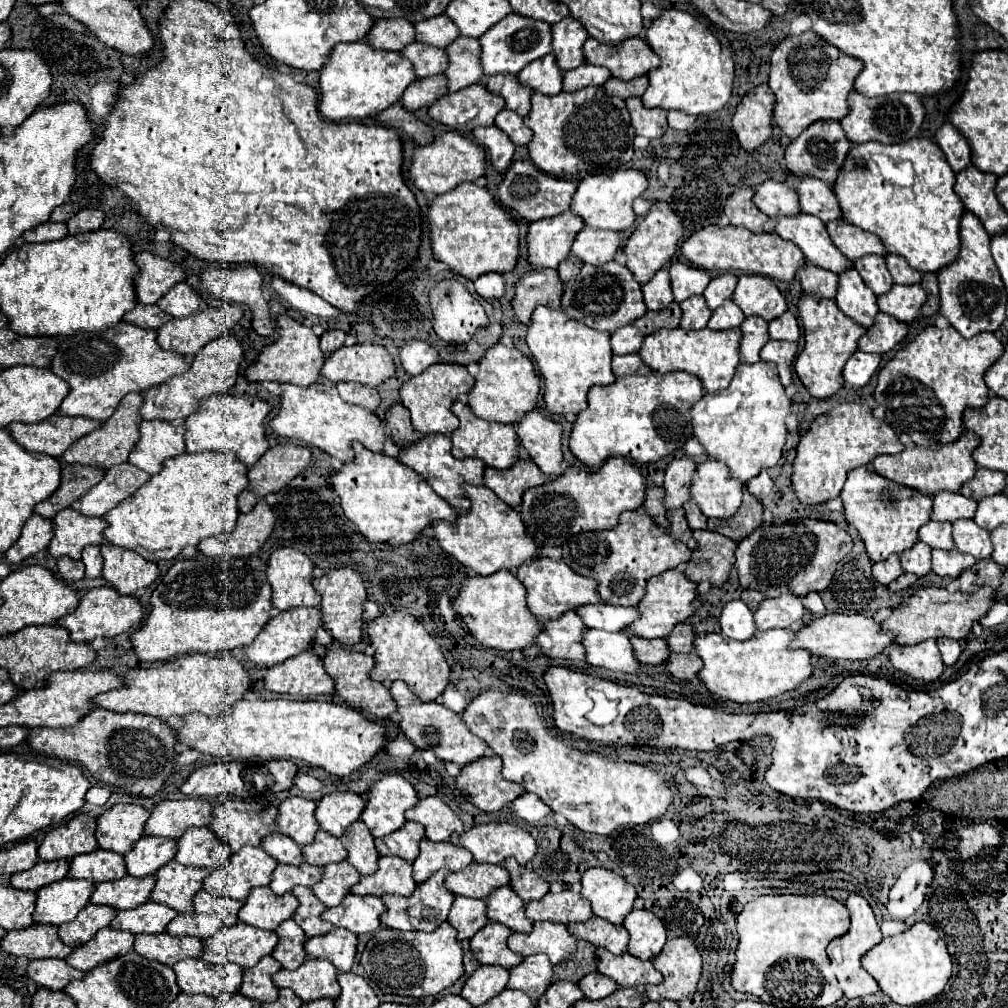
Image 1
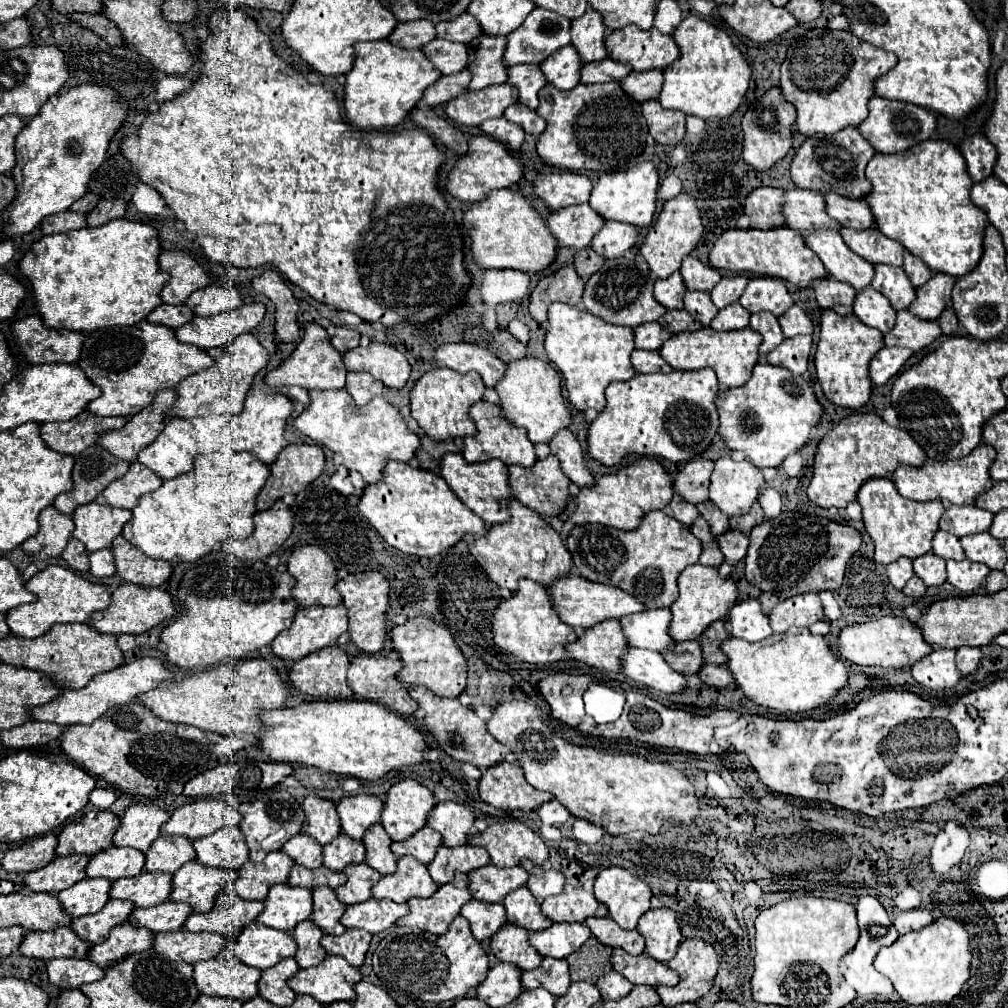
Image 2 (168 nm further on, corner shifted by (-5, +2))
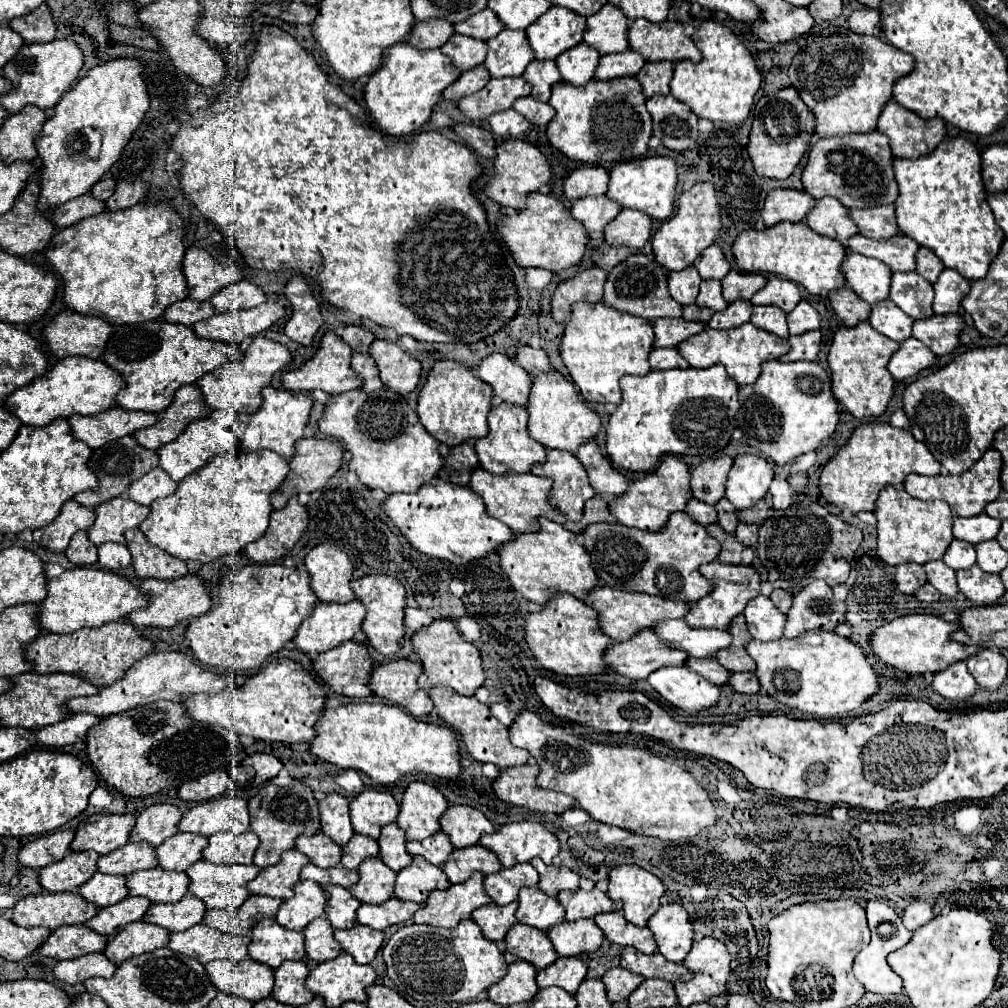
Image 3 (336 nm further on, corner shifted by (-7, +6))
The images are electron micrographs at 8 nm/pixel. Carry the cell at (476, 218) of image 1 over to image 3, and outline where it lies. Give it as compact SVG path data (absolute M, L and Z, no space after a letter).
M531 193L527 197L527 209L505 215L497 223L497 231L521 267L541 267L553 273L579 265L589 243L589 235L581 221L571 217L563 201L545 193Z

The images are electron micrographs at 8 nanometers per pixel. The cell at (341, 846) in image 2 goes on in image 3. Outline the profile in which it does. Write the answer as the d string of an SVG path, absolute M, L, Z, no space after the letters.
M353 835L351 841L343 847L341 865L345 869L357 869L365 859L379 855L379 845L375 839L365 835Z

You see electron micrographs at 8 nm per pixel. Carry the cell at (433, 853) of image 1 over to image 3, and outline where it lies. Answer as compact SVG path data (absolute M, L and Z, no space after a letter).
M481 845L455 849L449 861L443 865L443 871L447 873L451 883L465 883L473 871L491 875L491 873L497 873L499 869L501 869L501 863L495 857L495 853Z

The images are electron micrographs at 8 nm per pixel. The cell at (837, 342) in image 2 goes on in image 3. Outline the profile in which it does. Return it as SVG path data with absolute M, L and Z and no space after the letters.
M867 321L857 327L837 329L827 357L833 371L833 393L837 401L859 421L881 417L887 411L889 399L895 391L895 379L887 373L887 363L895 351L897 343L881 337L881 333L877 333Z

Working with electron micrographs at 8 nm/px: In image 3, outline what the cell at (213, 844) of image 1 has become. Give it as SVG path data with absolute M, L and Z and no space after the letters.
M253 831L243 835L217 833L209 837L209 845L203 849L203 857L217 865L227 863L253 863L253 855L259 847L259 837Z

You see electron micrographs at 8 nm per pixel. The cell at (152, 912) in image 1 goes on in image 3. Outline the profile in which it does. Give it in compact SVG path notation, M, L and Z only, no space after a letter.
M187 893L181 901L177 903L165 903L165 905L151 905L151 909L145 913L147 923L161 925L169 931L185 931L197 923L203 921L205 917L205 903L191 893Z

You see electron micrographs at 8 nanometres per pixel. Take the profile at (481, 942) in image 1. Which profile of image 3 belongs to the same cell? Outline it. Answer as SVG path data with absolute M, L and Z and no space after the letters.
M515 923L505 941L509 953L533 963L537 969L545 969L559 959L553 945L549 945L549 937L545 937L545 931L541 929Z

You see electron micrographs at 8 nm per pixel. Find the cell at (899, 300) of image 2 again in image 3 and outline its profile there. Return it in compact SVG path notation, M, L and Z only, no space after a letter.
M893 273L889 299L913 319L933 315L933 285L917 273Z

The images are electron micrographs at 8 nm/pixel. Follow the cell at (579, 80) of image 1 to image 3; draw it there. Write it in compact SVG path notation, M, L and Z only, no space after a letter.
M631 49L623 51L623 53L603 55L599 61L599 67L595 71L595 79L607 81L607 79L615 79L615 77L625 77L625 75L637 75L643 65L645 65L645 59Z

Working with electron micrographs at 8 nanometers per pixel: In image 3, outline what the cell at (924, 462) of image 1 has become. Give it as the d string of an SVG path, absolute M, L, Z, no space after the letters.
M987 449L987 453L963 475L937 475L937 477L923 477L923 475L909 475L905 479L905 491L913 495L915 499L931 501L931 499L941 499L945 501L957 517L973 517L981 515L985 511L985 505L995 501L997 495L1001 493L1001 453L997 449Z

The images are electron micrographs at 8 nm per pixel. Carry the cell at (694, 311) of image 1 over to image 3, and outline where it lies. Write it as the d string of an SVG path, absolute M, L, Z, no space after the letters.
M703 281L701 283L701 291L697 295L697 305L703 307L711 307L715 311L723 311L727 309L727 301L721 293L721 281Z

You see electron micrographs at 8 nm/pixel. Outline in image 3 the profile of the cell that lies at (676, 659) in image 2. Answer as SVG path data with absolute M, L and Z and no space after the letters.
M689 657L685 665L687 665L691 671L697 671L699 675L707 677L707 679L709 679L711 683L715 683L715 685L727 685L729 675L731 675L715 657L705 657L705 659Z

